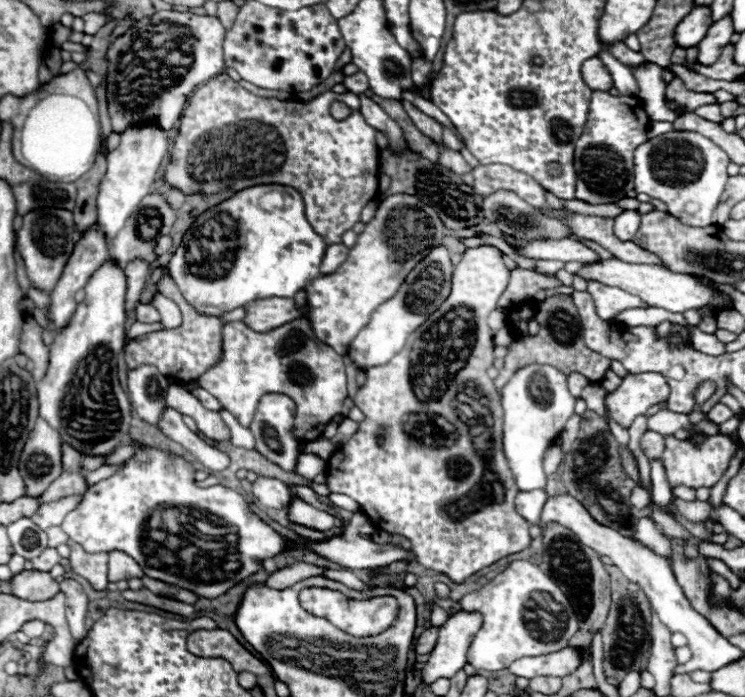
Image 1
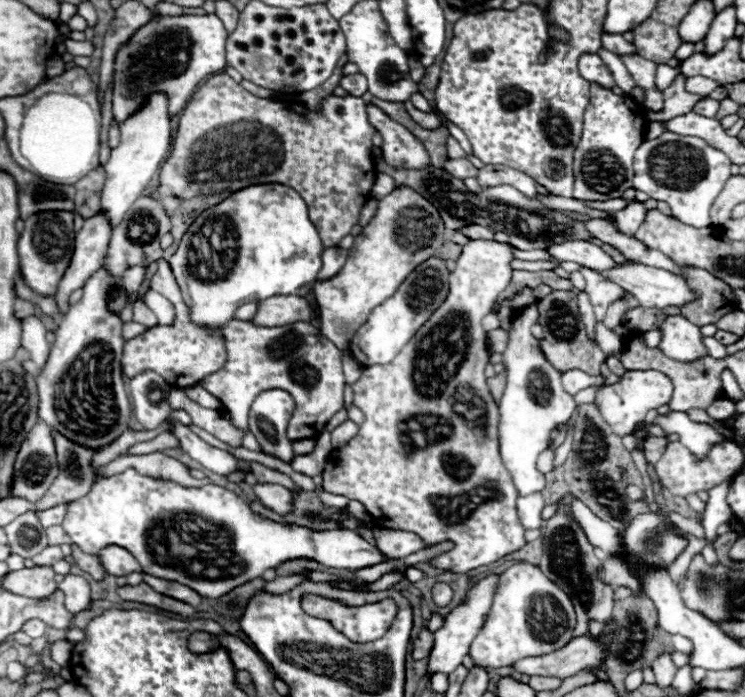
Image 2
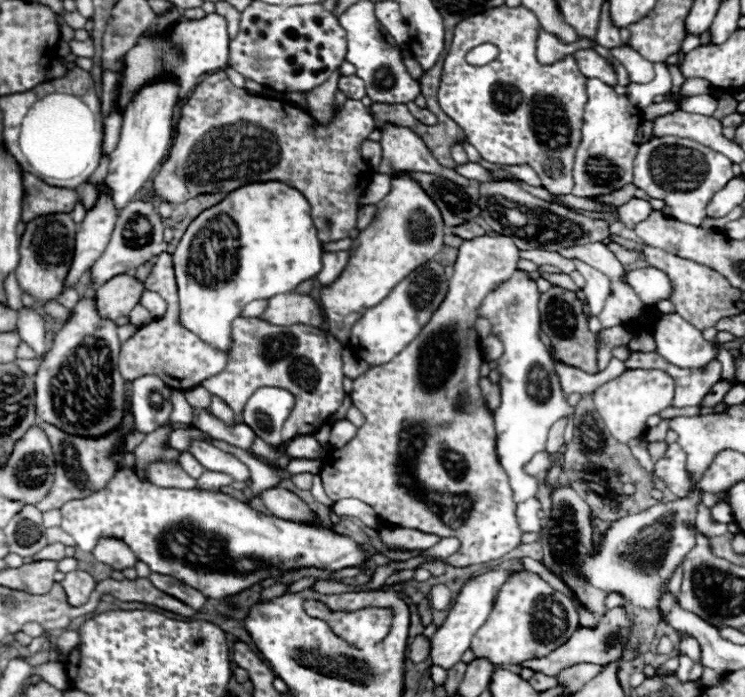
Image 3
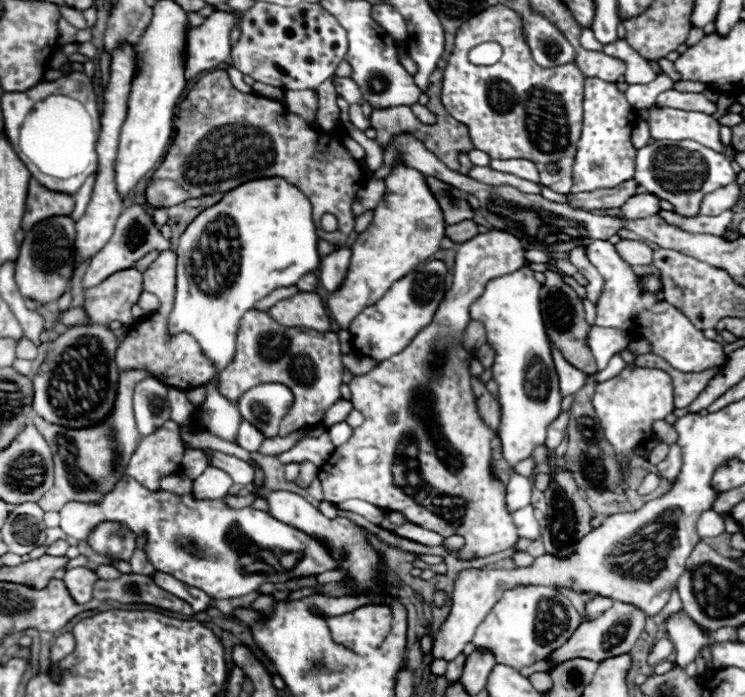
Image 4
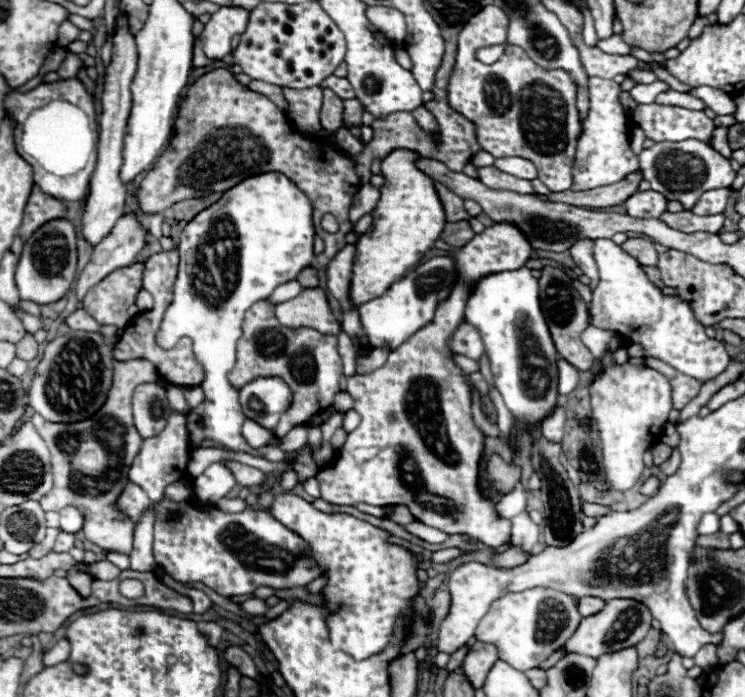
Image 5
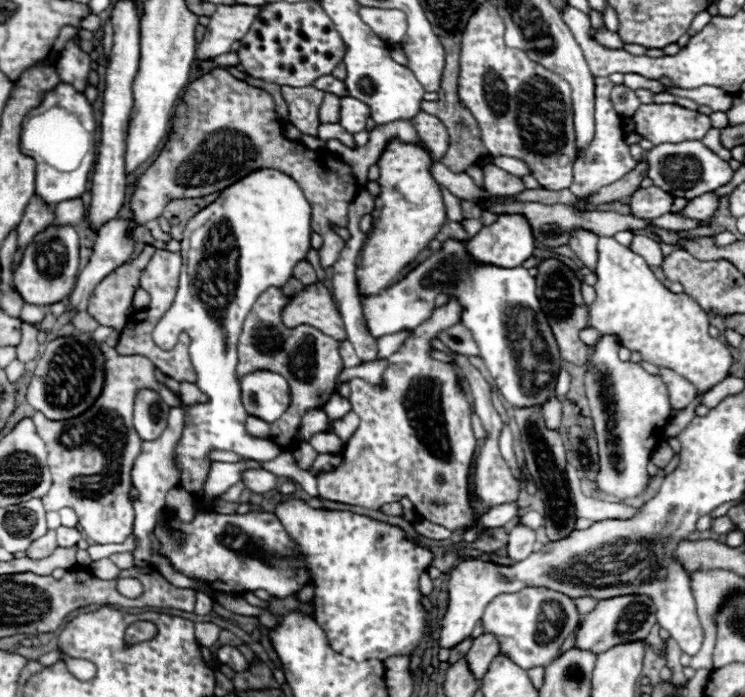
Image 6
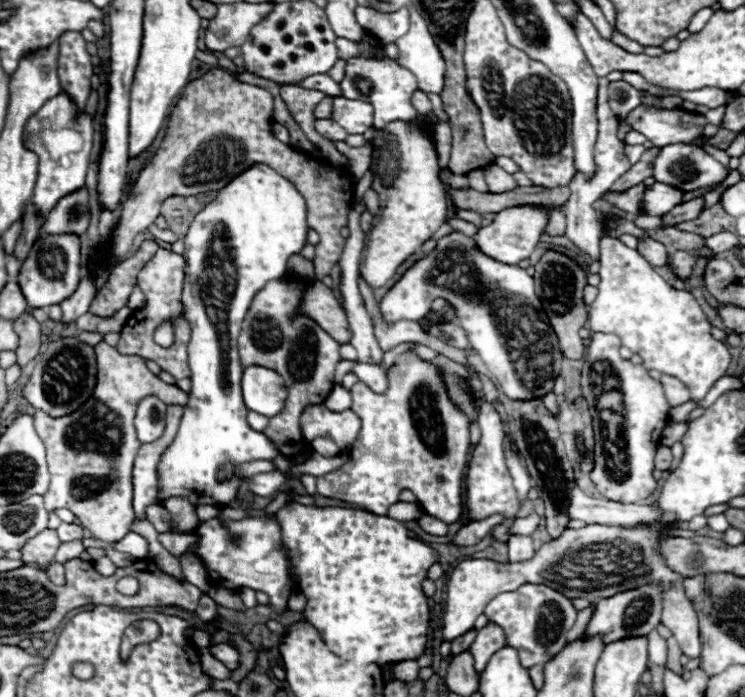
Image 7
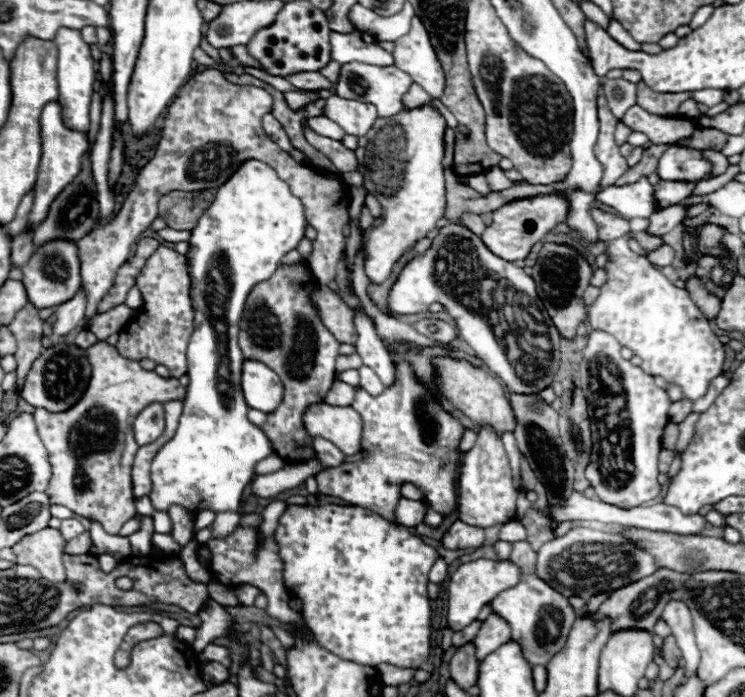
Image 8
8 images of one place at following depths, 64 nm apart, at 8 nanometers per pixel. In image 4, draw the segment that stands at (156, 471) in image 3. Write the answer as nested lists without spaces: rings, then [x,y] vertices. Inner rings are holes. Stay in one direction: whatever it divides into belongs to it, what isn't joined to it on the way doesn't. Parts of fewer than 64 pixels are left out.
[[[176,472],[176,474],[160,478],[160,488],[162,490],[170,490],[170,492],[178,492],[178,494],[192,492],[192,484],[194,482],[186,474],[182,474],[182,472]]]

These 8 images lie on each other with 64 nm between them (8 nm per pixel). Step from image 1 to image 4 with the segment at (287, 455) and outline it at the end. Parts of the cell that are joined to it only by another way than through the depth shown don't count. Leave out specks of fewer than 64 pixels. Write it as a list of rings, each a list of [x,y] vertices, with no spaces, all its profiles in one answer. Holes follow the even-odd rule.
[[[258,384],[240,400],[240,414],[266,438],[276,438],[282,418],[294,404],[290,388],[284,384]]]

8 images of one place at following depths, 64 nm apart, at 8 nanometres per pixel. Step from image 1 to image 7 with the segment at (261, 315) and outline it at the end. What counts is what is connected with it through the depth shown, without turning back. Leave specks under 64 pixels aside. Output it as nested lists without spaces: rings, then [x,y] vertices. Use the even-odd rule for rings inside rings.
[[[314,282],[312,286],[308,286],[300,302],[300,312],[306,314],[312,322],[316,322],[324,332],[328,332],[340,344],[350,342],[350,328],[344,310],[336,300],[334,292],[322,282]]]

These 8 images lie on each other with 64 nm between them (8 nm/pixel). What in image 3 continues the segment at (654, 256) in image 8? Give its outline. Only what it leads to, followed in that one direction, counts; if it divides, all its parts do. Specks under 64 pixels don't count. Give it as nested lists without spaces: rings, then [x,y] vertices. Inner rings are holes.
[[[608,242],[606,246],[614,252],[614,256],[616,256],[622,264],[634,264],[634,262],[644,260],[640,254],[636,254],[636,252],[628,252],[628,250],[624,250],[622,246],[618,246],[618,244],[614,244],[614,242]]]

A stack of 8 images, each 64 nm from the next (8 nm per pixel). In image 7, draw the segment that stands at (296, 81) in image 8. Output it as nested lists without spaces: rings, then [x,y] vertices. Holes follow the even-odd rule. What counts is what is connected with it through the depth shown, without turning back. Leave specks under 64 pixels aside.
[[[310,76],[310,80],[304,80],[300,86],[310,88],[310,90],[320,90],[320,92],[330,94],[330,96],[340,96],[342,94],[340,84],[334,82],[330,76]]]

